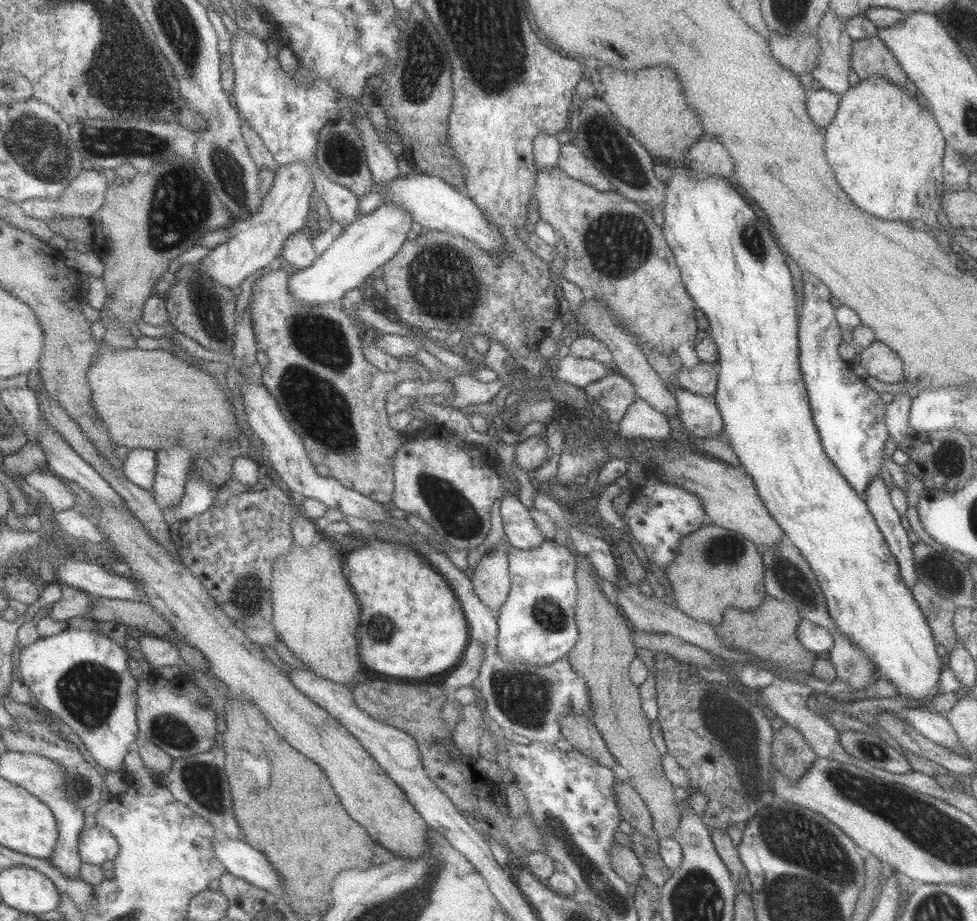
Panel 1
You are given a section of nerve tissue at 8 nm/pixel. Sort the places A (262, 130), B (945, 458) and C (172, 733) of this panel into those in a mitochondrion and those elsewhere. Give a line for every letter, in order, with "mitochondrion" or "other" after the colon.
A: other
B: other
C: mitochondrion

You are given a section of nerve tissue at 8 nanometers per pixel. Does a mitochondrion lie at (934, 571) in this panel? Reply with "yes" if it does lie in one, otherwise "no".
no

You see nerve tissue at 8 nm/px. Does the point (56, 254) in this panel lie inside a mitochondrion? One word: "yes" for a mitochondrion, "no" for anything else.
no

